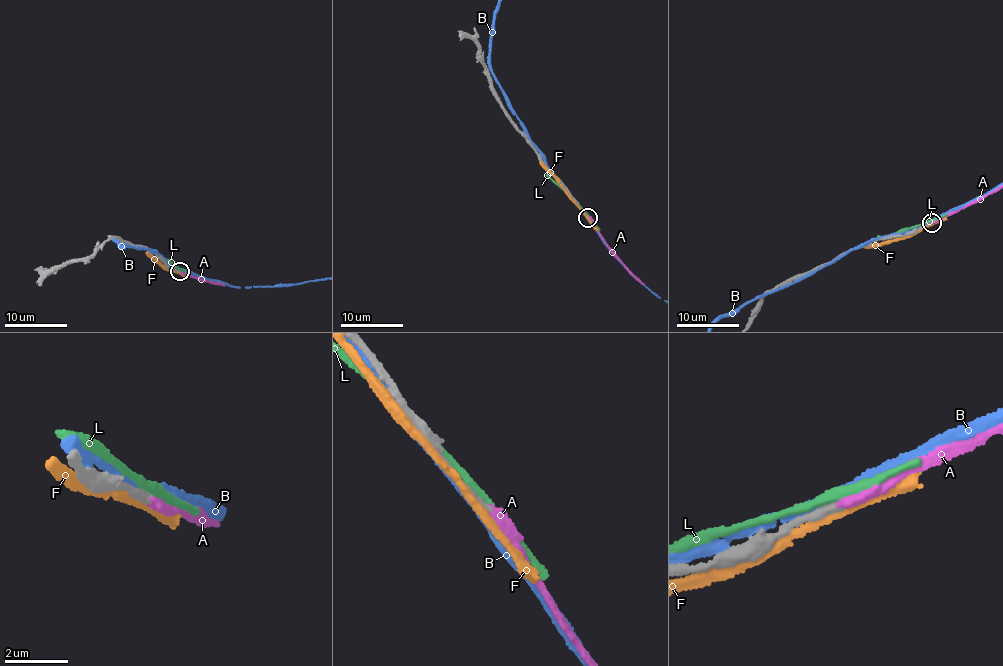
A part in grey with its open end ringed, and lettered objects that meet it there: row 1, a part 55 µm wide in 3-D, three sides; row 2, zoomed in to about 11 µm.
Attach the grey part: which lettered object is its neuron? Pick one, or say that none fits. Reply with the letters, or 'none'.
A

